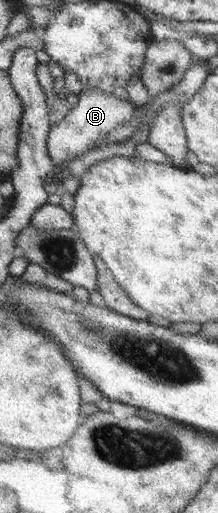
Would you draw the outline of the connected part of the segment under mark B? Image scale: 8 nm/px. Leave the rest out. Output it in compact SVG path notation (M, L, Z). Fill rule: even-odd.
M84 89L75 107L71 107L63 119L51 124L47 138L48 154L61 171L64 165L73 159L82 157L89 149L93 149L98 141L102 141L124 121L129 121L135 104L127 99L119 99L100 89Z

